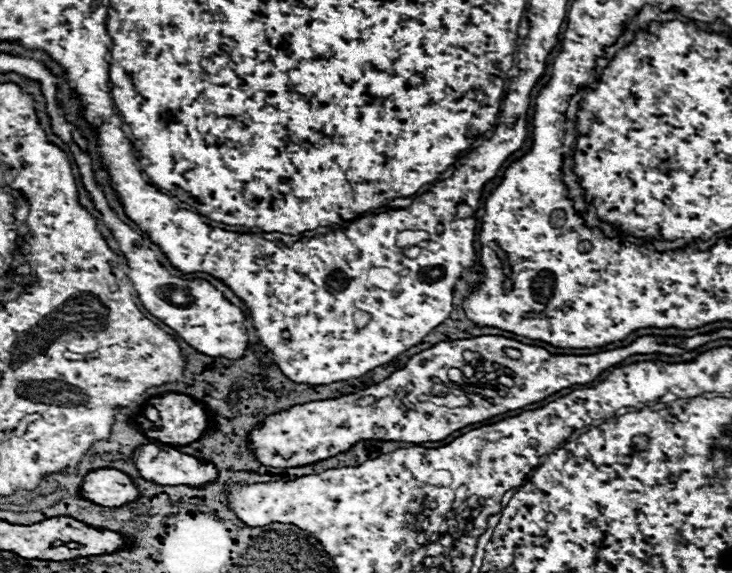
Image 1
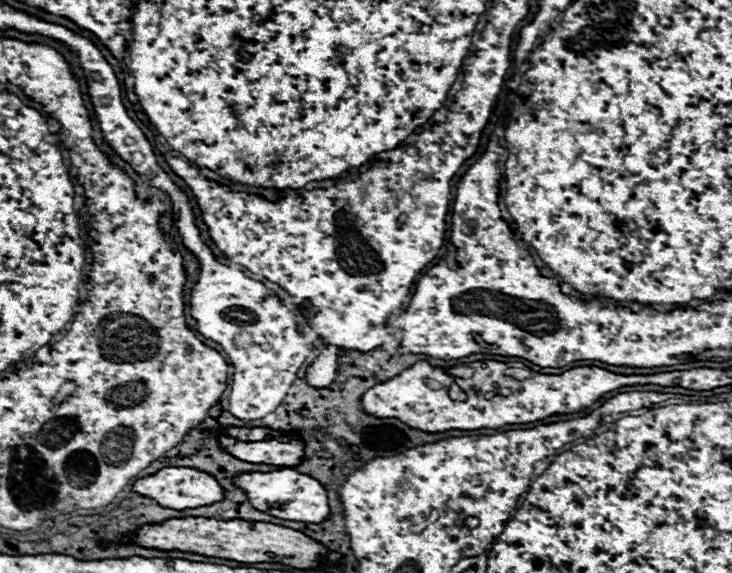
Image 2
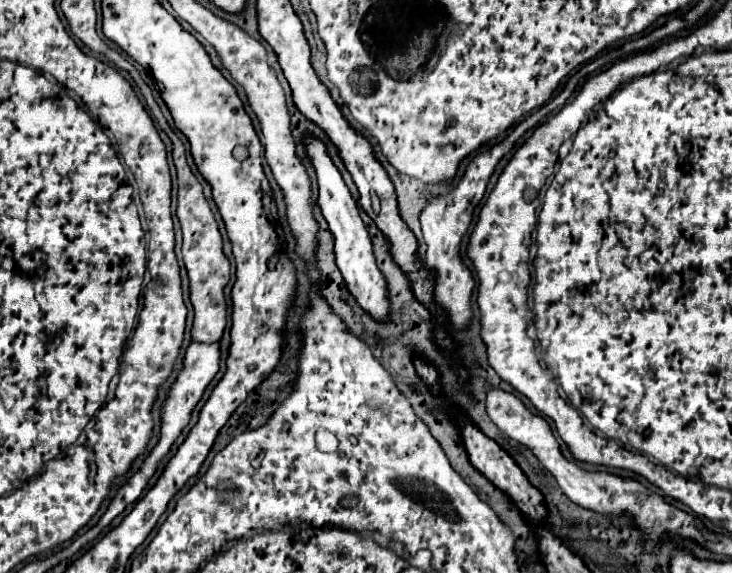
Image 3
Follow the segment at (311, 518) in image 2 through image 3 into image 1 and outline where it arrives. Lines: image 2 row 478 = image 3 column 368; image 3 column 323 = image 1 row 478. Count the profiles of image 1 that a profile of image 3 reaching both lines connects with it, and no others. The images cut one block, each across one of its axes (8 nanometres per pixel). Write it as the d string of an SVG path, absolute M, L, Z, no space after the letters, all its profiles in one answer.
M168 444L138 446L132 454L132 462L144 480L164 486L202 486L216 478L216 468L212 464L198 462L196 458L182 454Z

